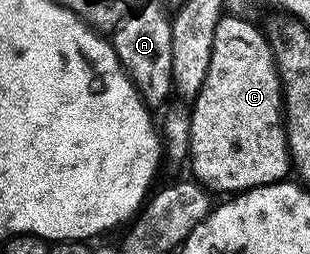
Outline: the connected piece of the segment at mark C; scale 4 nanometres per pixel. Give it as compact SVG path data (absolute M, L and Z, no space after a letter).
M224 17L220 21L219 32L216 33L216 43L213 45L211 71L208 73L207 80L204 83L203 91L200 92L198 99L193 104L191 111L191 156L189 159L189 167L195 170L194 178L208 192L216 193L220 191L223 197L234 197L245 191L252 191L258 187L268 187L274 183L282 183L284 181L279 175L285 178L283 171L292 174L293 164L290 149L283 151L283 142L287 140L287 128L285 126L285 84L280 76L279 67L275 60L275 52L272 50L272 40L263 36L257 28L251 23L246 23L243 17Z

